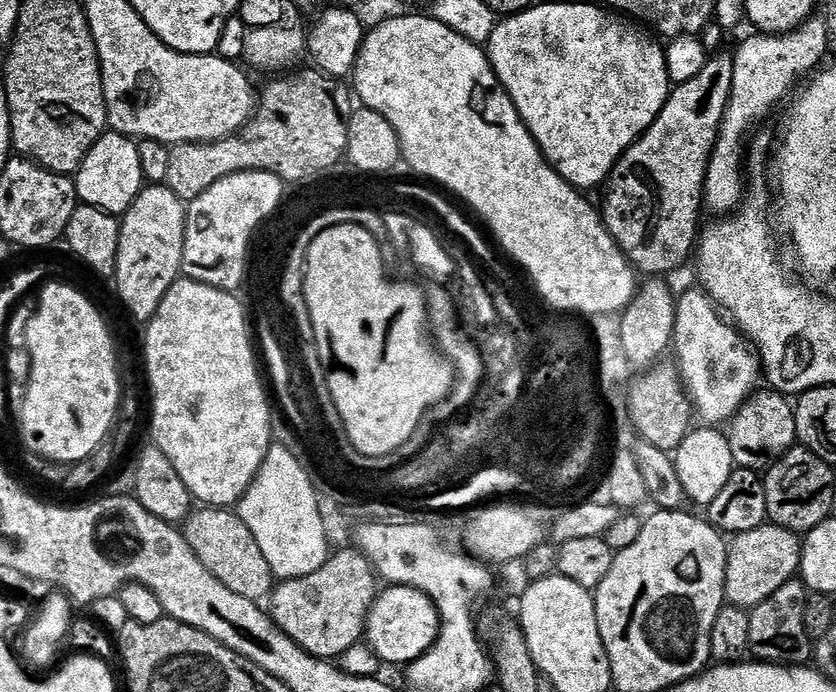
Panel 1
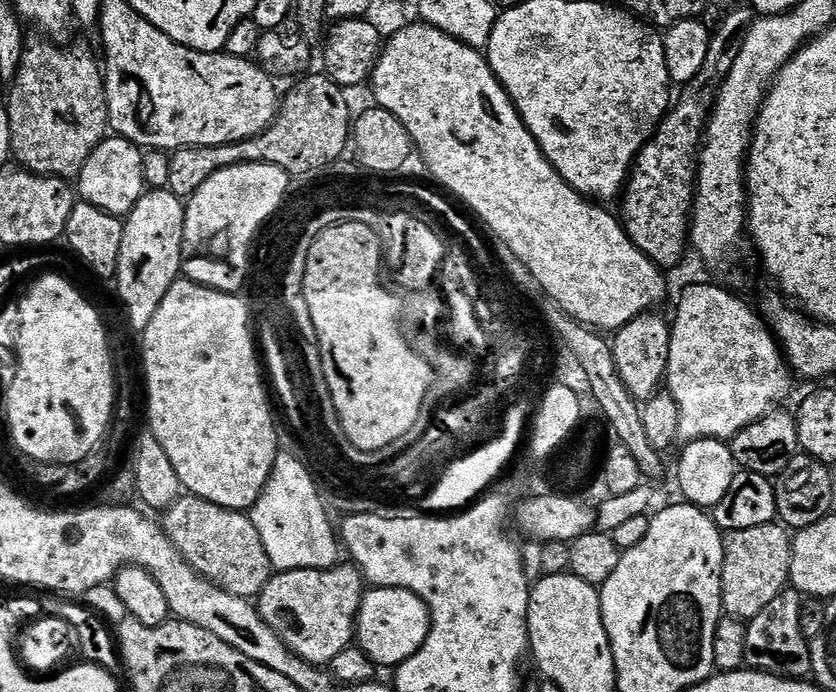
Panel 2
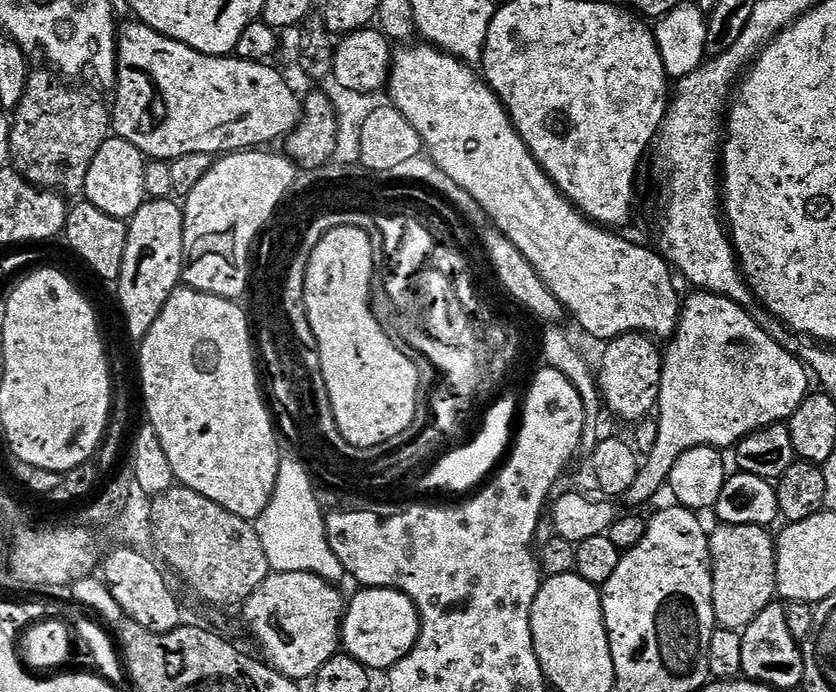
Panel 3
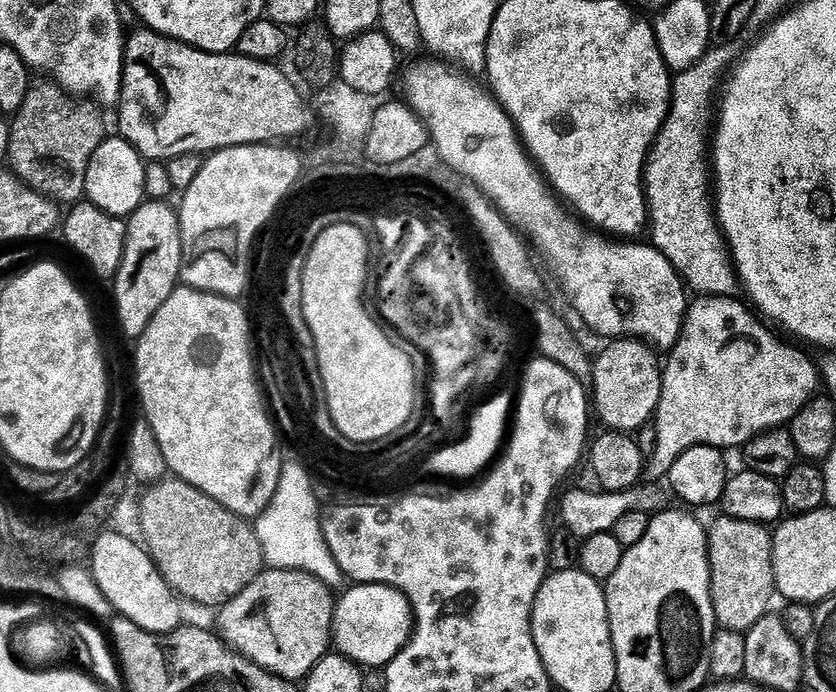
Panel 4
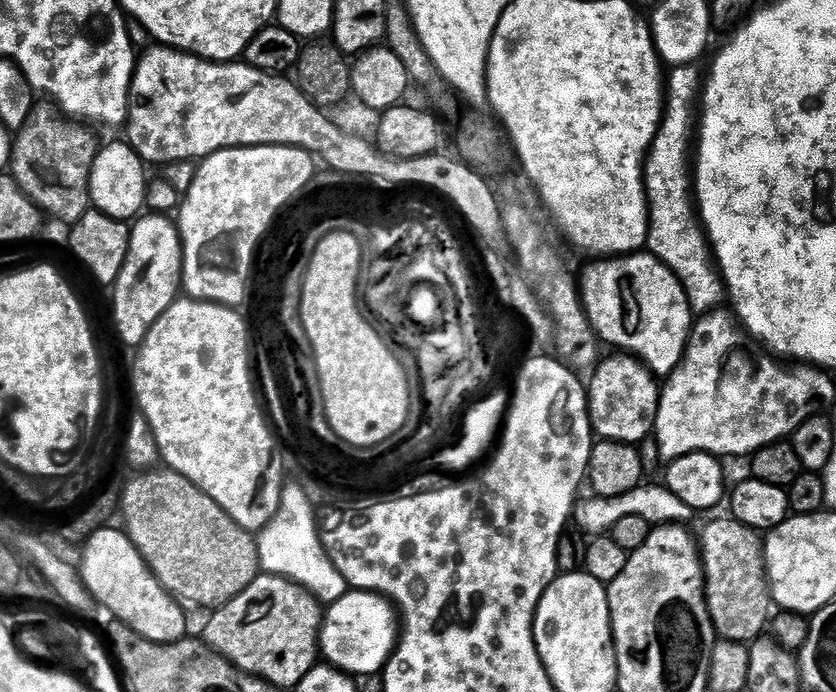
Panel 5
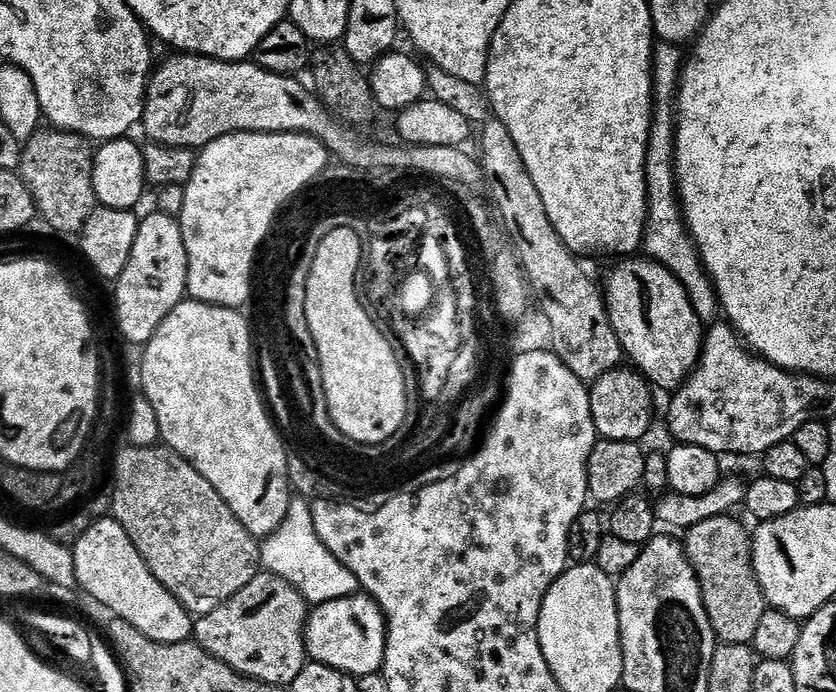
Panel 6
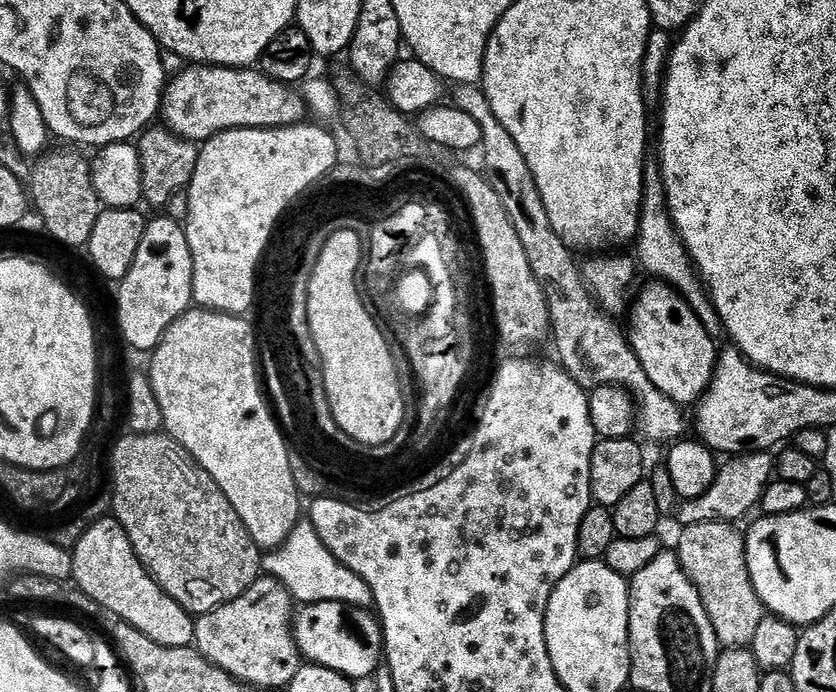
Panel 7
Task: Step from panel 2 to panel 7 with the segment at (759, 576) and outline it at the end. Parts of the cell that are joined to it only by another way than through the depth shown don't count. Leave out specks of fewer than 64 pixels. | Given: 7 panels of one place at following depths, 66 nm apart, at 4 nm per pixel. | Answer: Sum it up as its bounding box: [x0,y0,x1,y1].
[674,520,766,648]

